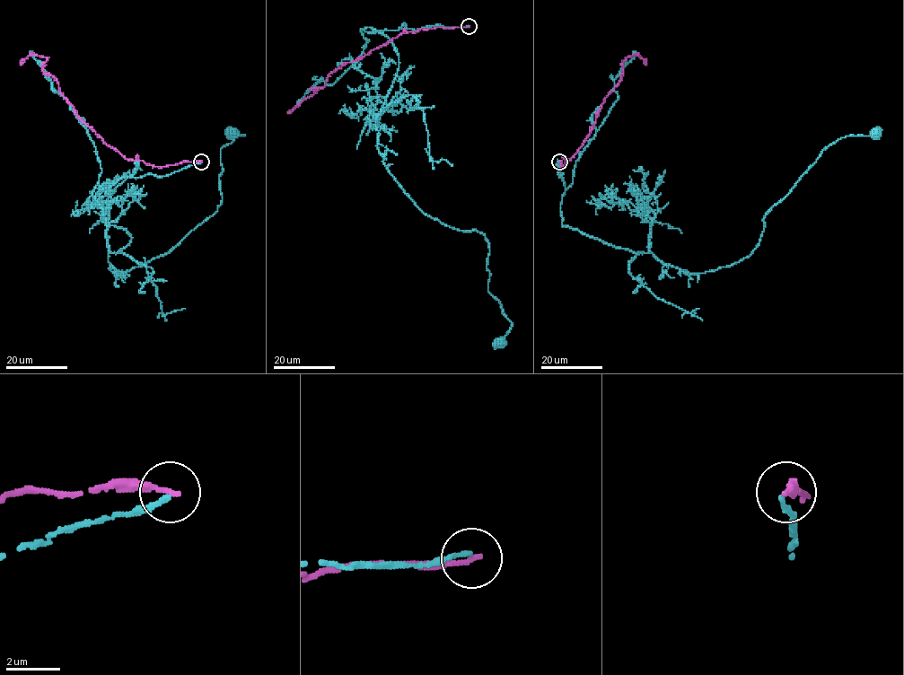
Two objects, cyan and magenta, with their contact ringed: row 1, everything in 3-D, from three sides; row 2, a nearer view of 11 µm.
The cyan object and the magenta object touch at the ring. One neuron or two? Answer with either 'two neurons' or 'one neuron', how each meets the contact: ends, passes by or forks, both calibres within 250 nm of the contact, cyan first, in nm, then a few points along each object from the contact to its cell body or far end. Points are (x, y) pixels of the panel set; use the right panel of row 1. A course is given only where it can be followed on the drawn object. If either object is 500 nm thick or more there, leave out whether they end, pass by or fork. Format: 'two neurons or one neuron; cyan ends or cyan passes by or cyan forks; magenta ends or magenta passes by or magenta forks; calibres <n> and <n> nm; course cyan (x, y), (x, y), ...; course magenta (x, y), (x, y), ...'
two neurons; cyan ends; magenta ends; calibres 180 and 200 nm; course cyan (559, 162), (563, 225), (696, 273), (750, 256), (765, 214), (826, 147), (877, 132); course magenta (560, 162), (562, 167), (570, 160), (592, 131), (601, 104), (623, 73), (622, 61), (638, 55), (646, 65)

